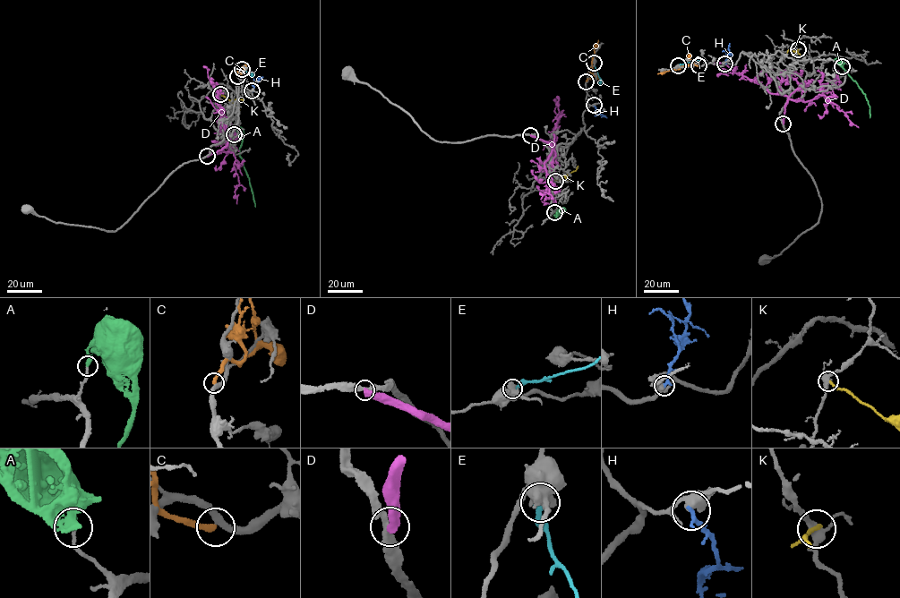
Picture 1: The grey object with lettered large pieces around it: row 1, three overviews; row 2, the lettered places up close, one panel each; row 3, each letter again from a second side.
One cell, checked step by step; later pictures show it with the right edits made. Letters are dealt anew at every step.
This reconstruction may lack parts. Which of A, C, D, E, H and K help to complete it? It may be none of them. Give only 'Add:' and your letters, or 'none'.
Add: none

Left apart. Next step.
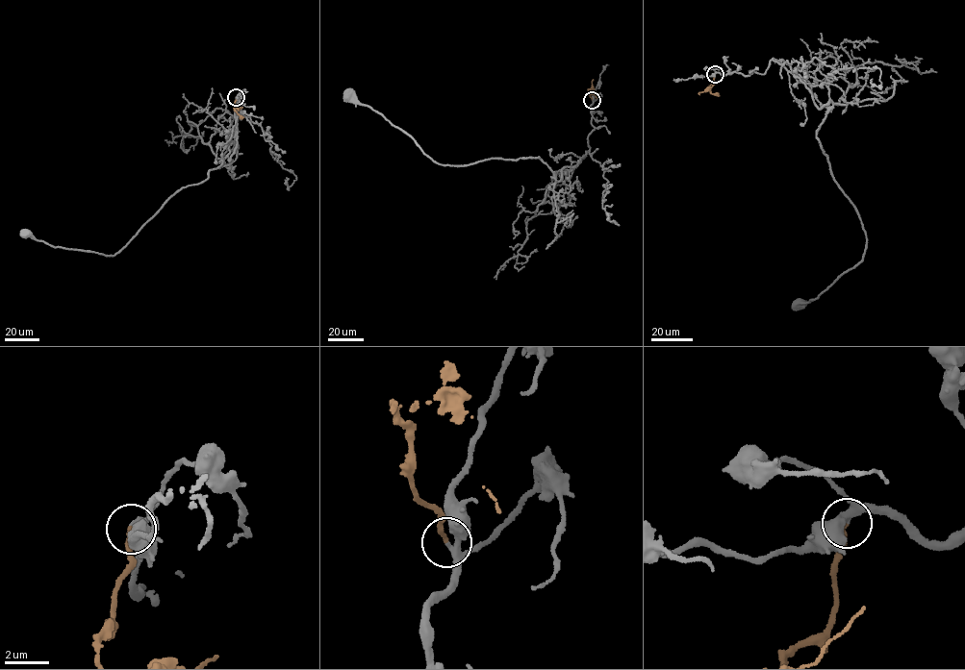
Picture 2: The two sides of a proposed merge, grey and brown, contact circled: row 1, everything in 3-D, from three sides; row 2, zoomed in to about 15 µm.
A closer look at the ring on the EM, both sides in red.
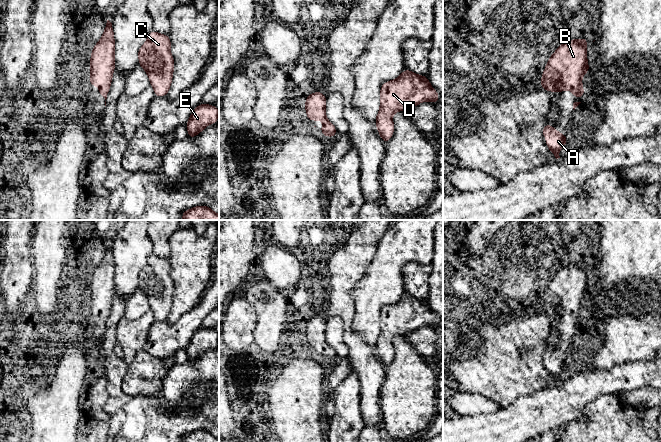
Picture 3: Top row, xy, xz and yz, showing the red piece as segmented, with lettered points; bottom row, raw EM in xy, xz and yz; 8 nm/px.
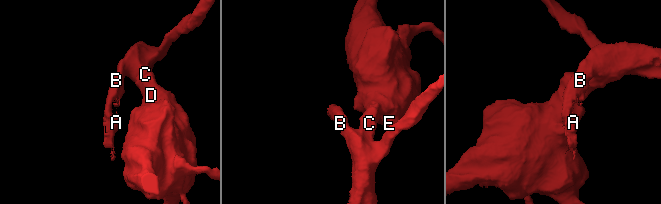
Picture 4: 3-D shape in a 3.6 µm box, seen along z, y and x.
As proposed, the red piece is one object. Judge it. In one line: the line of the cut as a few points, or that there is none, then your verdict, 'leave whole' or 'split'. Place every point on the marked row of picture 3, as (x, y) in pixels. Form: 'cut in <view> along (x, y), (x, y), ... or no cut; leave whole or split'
no cut; leave whole

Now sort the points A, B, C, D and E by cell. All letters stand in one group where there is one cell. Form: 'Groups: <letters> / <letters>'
Groups: A B C D E

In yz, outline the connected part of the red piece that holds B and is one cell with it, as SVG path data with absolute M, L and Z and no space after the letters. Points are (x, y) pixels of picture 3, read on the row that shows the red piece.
M572 39L562 43L547 62L542 73L541 87L545 91L563 92L571 89L573 96L583 99L582 76L590 68L586 45L589 41Z

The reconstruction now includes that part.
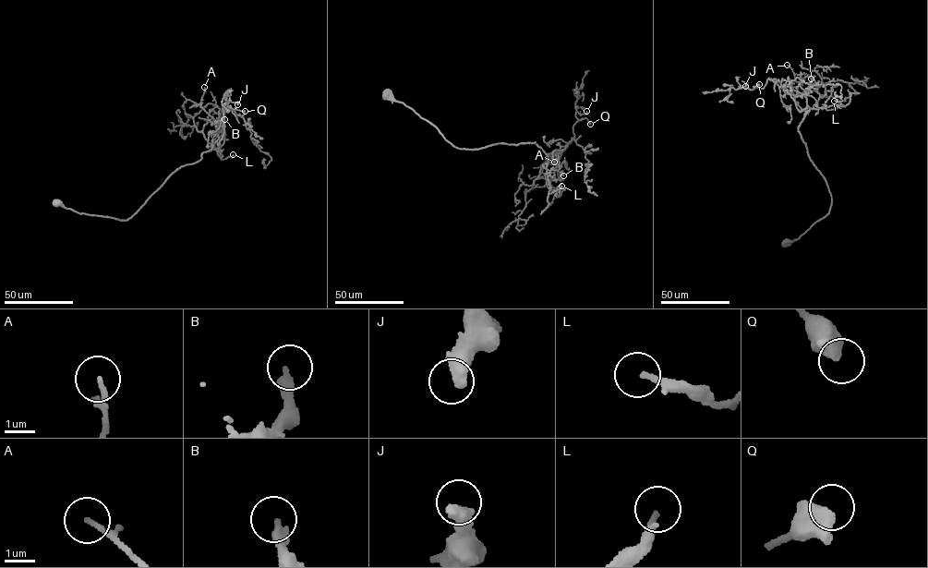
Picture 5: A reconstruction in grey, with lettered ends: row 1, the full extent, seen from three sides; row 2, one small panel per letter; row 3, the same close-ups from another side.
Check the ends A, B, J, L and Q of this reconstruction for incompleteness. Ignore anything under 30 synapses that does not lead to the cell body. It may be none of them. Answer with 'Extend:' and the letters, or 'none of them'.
Extend: none of them

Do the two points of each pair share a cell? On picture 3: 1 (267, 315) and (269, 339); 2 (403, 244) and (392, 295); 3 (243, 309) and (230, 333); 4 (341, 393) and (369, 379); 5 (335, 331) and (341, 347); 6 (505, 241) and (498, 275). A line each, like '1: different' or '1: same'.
1: same
2: same
3: same
4: different
5: same
6: same

